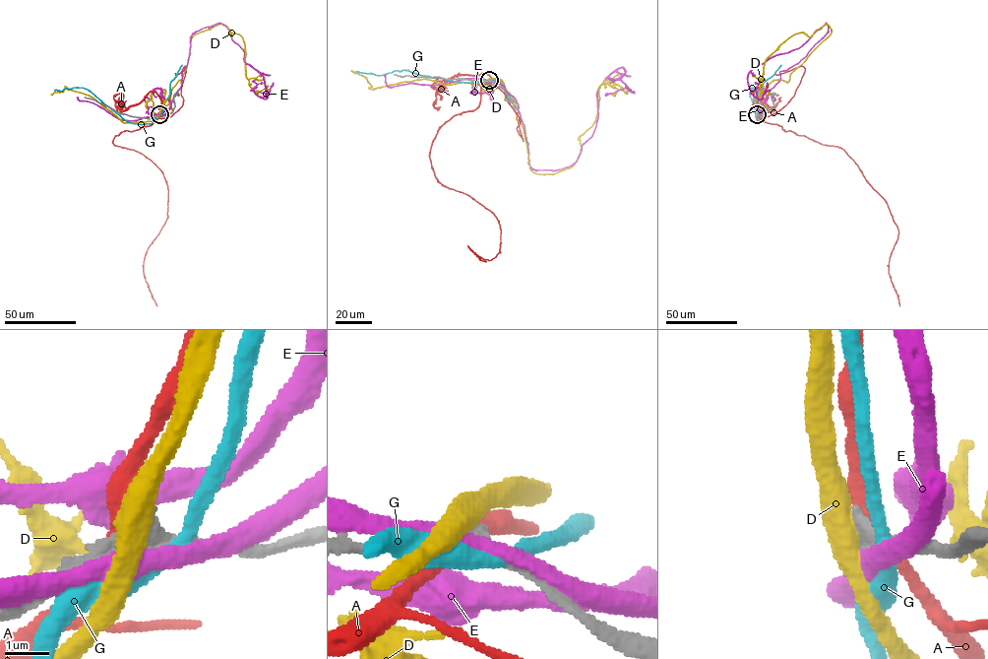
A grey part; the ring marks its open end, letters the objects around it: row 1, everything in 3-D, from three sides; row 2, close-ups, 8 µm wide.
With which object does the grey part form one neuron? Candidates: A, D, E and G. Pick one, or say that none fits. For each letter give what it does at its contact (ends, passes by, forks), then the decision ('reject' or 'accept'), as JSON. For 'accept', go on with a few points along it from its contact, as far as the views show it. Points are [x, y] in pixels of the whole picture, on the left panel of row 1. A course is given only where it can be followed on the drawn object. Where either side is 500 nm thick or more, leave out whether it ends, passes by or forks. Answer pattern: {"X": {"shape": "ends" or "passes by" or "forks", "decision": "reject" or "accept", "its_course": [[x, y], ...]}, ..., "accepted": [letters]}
{"A": {"shape": "passes by", "decision": "reject"}, "D": {"decision": "reject"}, "E": {"shape": "passes by", "decision": "reject"}, "G": {"shape": "passes by", "decision": "reject"}, "accepted": []}

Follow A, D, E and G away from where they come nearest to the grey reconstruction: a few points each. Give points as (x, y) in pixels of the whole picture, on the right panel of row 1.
A: (758, 115), (784, 131), (840, 148), (884, 199), (898, 230), (897, 238), (890, 257), (889, 273), (899, 305)
D: (757, 115), (759, 95), (787, 82), (831, 33), (827, 24), (810, 36), (794, 33), (766, 59), (764, 90)
E: (758, 116), (779, 72), (804, 57), (827, 33), (827, 24), (801, 46), (748, 74), (754, 96), (770, 90)
G: (758, 115), (759, 124), (749, 94), (754, 88), (750, 90)

